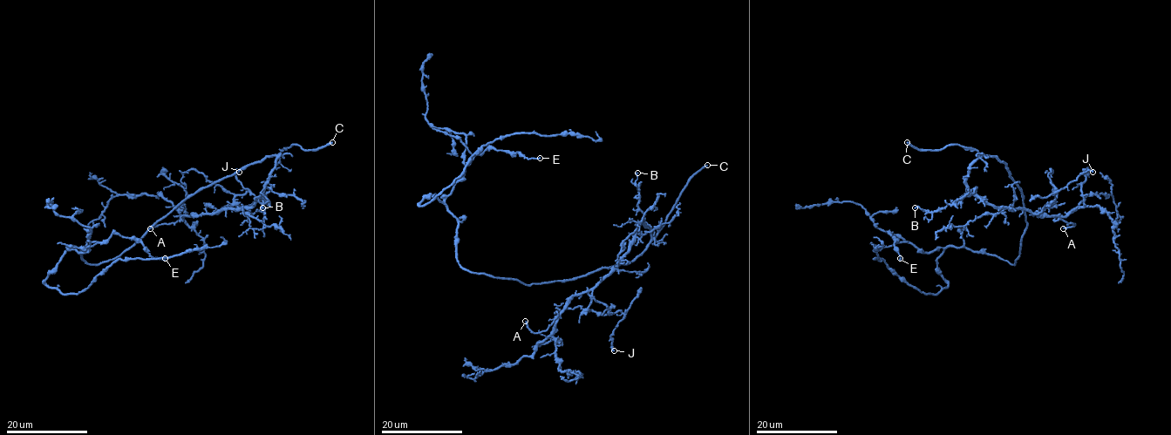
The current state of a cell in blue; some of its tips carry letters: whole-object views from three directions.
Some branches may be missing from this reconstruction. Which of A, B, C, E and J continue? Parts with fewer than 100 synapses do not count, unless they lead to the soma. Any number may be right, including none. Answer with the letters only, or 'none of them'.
C

